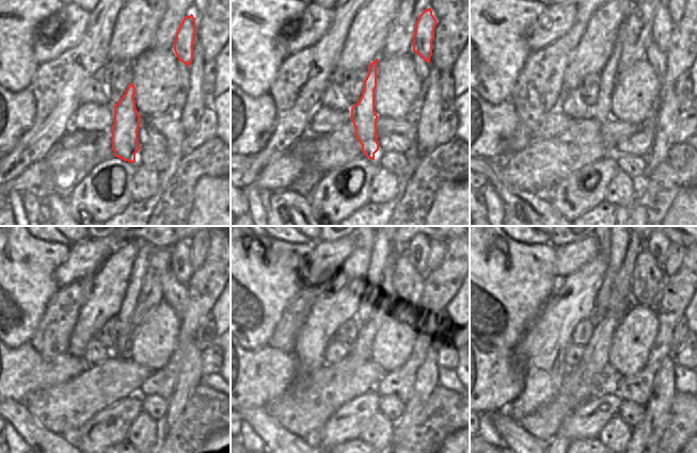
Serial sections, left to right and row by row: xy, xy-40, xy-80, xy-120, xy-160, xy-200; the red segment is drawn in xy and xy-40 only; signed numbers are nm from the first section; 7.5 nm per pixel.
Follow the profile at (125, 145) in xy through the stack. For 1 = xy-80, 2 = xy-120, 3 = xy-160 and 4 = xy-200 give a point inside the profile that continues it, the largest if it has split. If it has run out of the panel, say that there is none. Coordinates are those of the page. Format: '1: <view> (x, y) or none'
1: xy-80 (602, 111)
2: xy-120 (124, 341)
3: xy-160 (370, 288)
4: xy-200 (600, 309)

